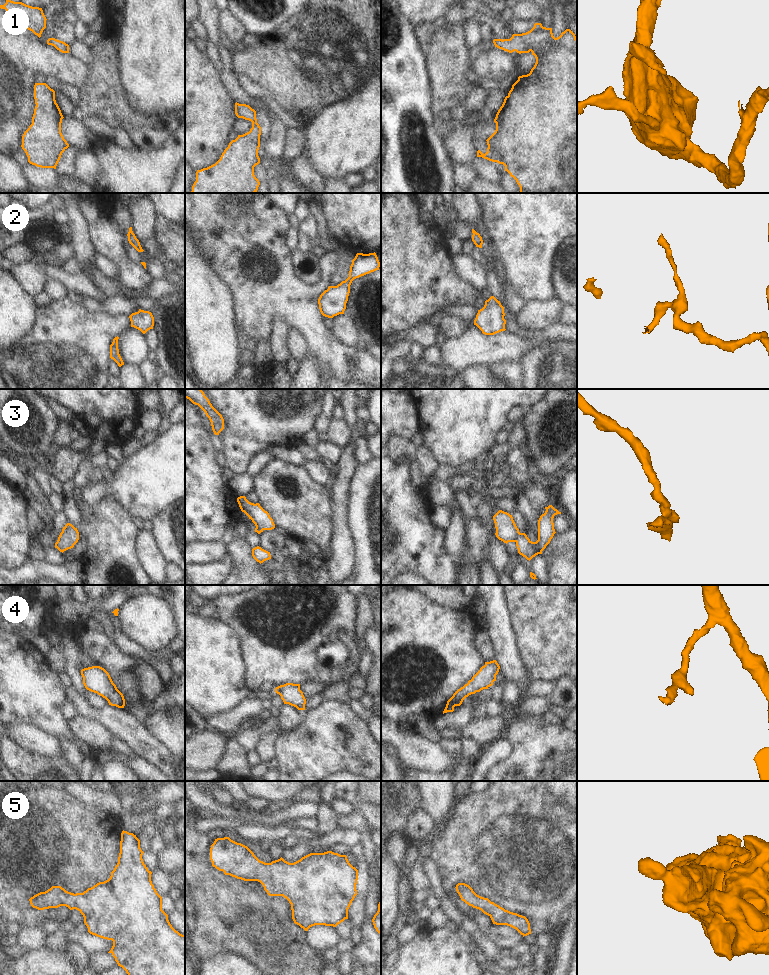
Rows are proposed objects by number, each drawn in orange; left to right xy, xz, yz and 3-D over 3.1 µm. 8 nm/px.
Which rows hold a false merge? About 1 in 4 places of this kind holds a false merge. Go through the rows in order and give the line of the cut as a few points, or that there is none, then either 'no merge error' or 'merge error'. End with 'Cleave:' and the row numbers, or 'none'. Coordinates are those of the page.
1: no cut | no merge error
2: no cut | no merge error
3: no cut | no merge error
4: no cut | no merge error
5: no cut | no merge error
Cleave: none

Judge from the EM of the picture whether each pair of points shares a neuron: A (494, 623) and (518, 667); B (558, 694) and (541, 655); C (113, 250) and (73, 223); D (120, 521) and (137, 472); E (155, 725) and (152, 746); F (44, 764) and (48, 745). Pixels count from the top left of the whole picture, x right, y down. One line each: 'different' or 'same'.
A: same
B: different
C: different
D: different
E: different
F: different

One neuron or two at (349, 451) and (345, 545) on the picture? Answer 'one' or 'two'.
one

